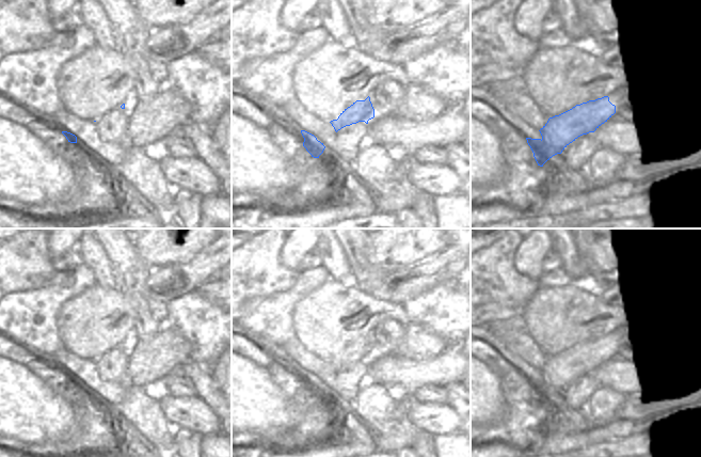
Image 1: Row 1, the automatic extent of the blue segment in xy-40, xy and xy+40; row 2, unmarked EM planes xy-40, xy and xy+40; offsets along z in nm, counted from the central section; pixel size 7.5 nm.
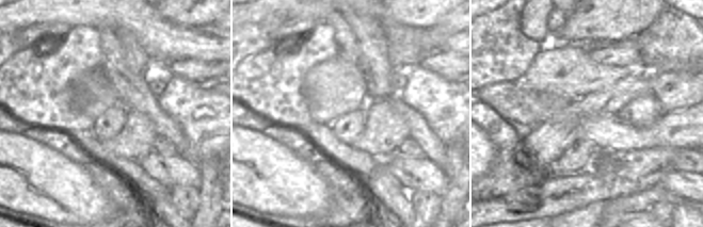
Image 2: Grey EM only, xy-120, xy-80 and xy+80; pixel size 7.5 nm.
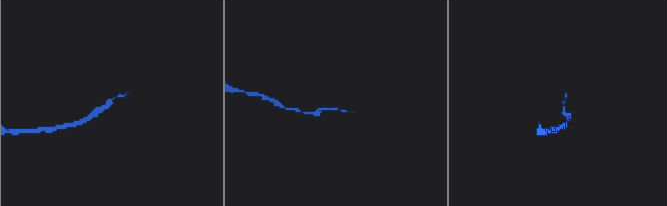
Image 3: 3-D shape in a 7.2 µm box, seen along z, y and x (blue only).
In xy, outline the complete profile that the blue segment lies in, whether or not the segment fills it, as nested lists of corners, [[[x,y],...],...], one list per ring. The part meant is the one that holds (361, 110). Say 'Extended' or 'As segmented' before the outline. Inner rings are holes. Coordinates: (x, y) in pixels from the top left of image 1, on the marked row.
Extended. [[[375,93],[369,94],[365,100],[356,100],[350,107],[345,109],[337,120],[333,120],[330,123],[337,132],[346,126],[356,124],[359,122],[365,122],[375,117]]]

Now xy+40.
Extended. [[[615,90],[595,100],[576,105],[572,109],[553,117],[539,130],[542,138],[526,138],[538,166],[543,164],[578,137],[594,132],[602,124],[618,112],[618,97],[621,90]]]

